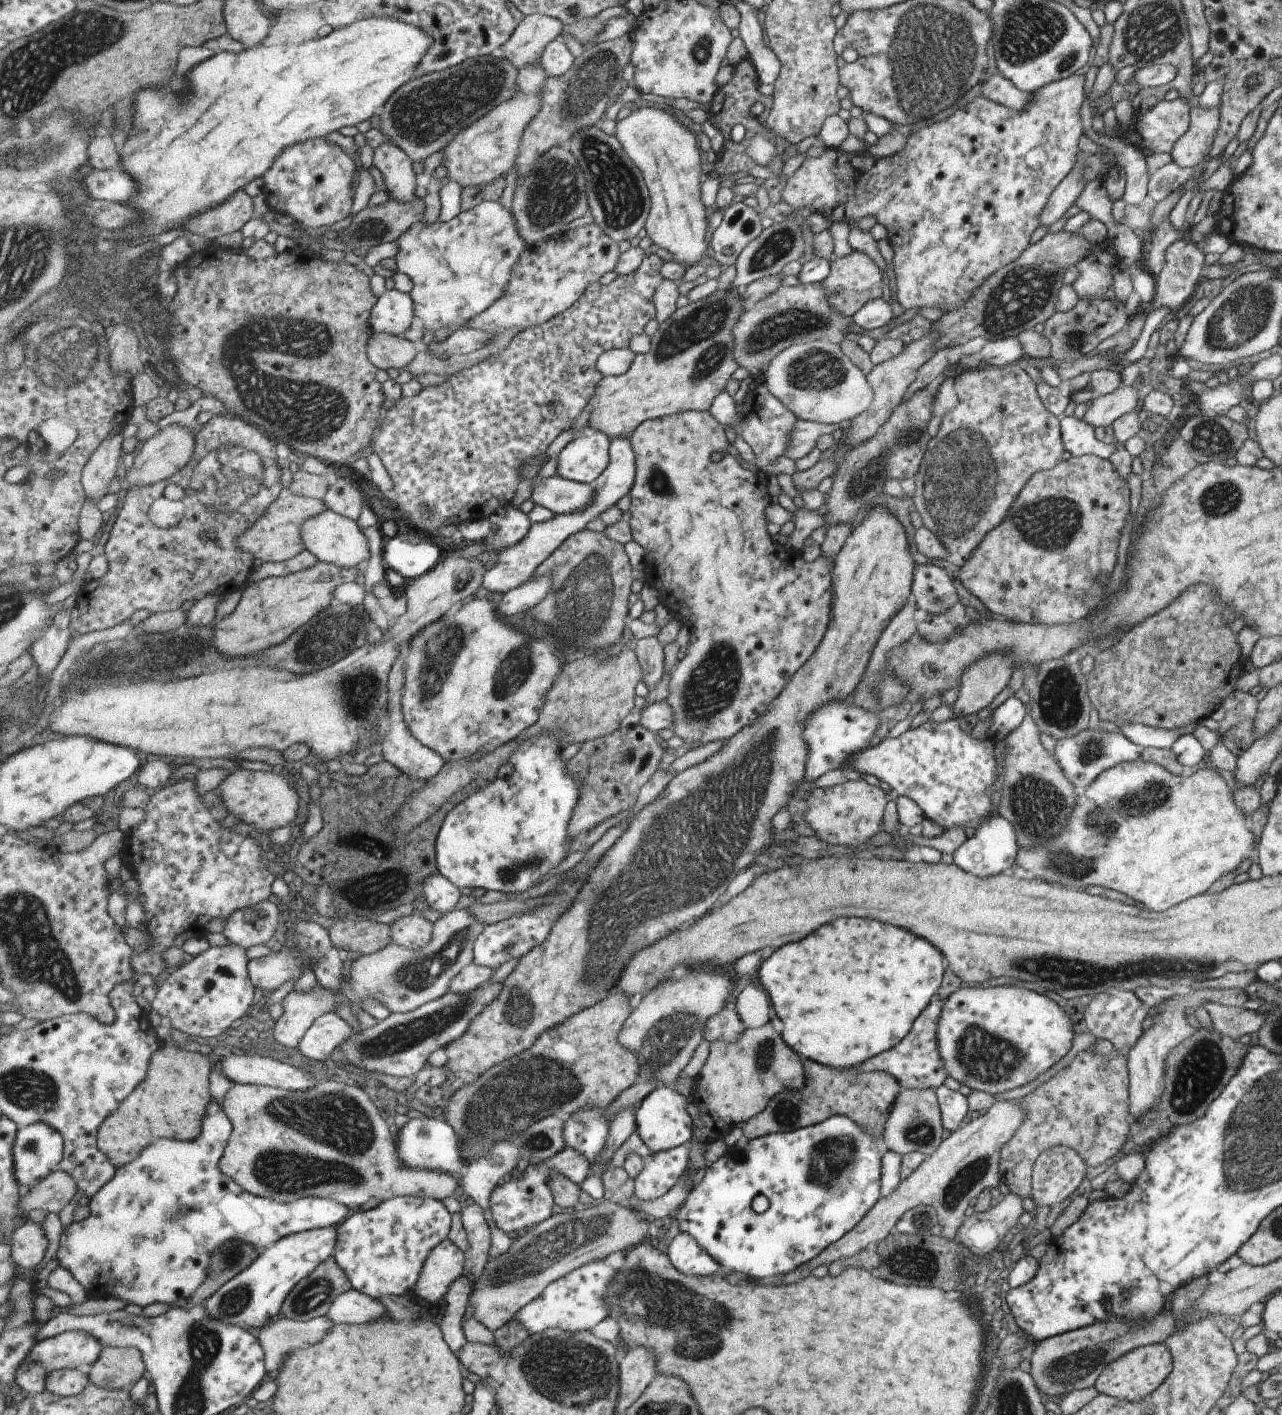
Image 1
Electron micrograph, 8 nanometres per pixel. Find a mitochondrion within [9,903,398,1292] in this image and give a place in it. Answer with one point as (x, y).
(339, 1130)

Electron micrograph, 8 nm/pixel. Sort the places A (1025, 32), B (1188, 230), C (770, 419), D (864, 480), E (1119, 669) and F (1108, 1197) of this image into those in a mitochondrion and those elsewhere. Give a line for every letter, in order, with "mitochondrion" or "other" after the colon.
A: mitochondrion
B: other
C: other
D: mitochondrion
E: other
F: other

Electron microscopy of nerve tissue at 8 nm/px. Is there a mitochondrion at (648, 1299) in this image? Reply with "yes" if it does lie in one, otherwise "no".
yes

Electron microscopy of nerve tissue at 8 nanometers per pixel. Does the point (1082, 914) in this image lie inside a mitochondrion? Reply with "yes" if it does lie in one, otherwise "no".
no

